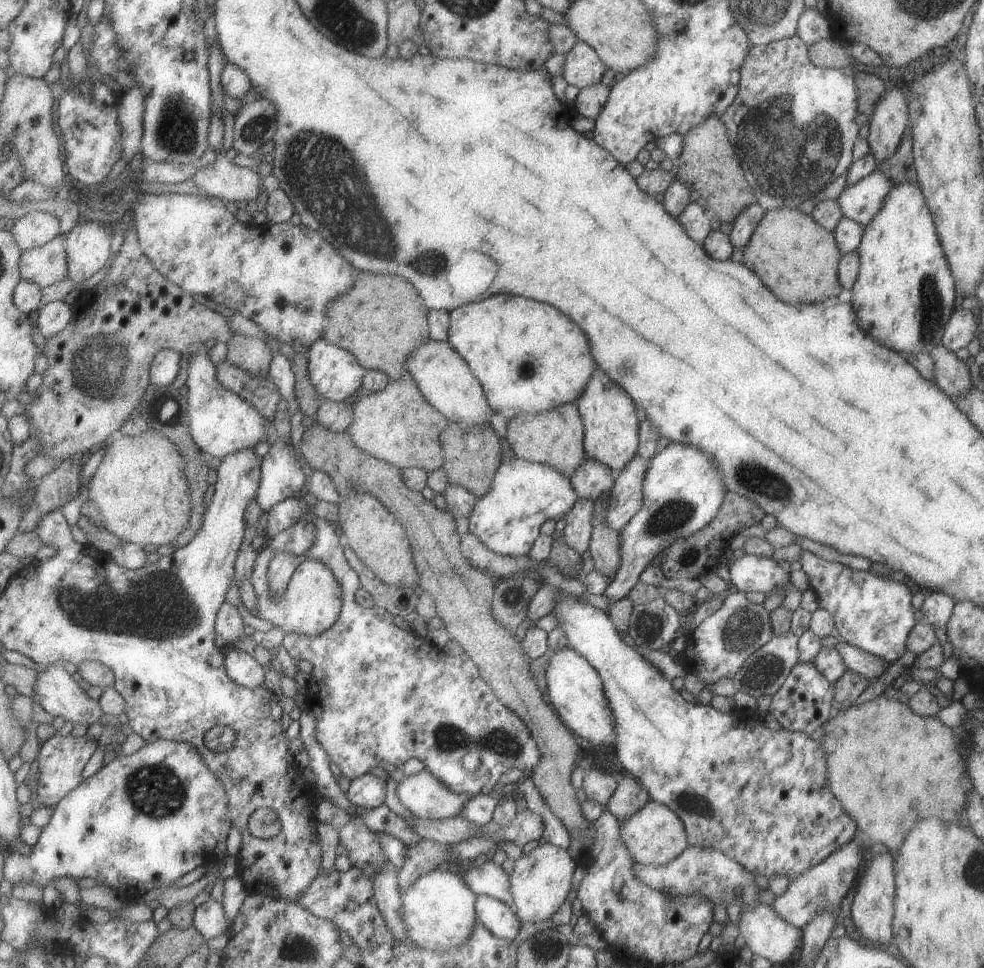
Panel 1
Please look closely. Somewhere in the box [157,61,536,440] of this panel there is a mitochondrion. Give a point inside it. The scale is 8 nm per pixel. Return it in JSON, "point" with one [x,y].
{"point":[331,176]}

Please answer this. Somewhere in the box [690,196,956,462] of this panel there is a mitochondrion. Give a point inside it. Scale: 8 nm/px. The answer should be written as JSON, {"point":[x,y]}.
{"point":[930,297]}

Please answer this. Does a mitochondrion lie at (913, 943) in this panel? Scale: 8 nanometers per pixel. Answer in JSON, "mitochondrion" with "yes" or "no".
{"mitochondrion":"no"}

